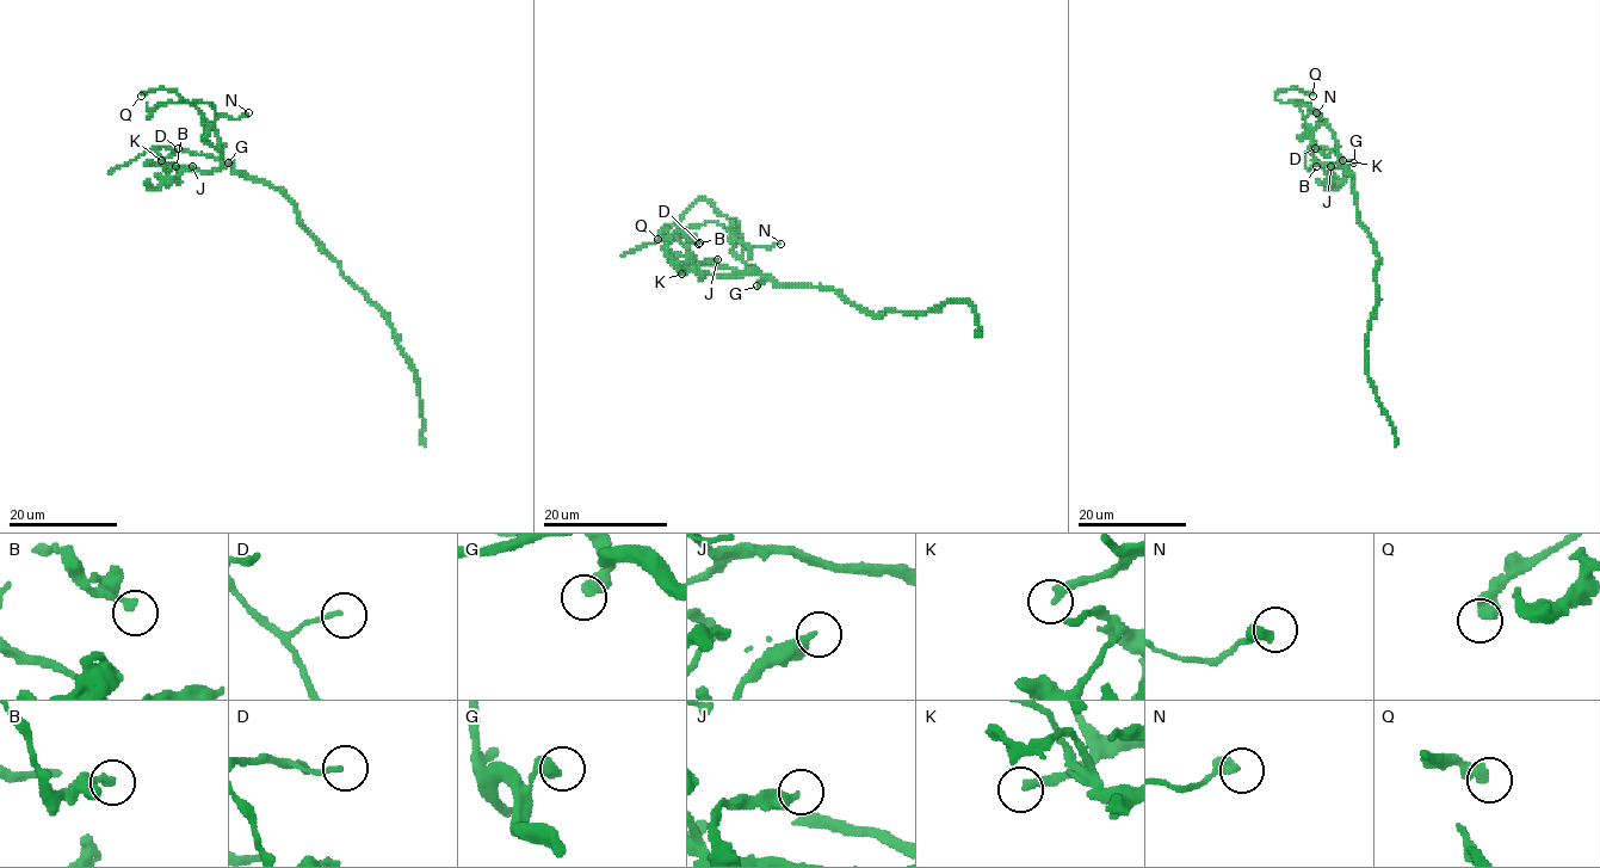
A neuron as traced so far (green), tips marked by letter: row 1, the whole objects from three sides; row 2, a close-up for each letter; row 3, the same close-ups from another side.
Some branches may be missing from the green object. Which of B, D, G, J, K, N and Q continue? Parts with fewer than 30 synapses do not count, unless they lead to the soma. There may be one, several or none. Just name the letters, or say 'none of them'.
K

